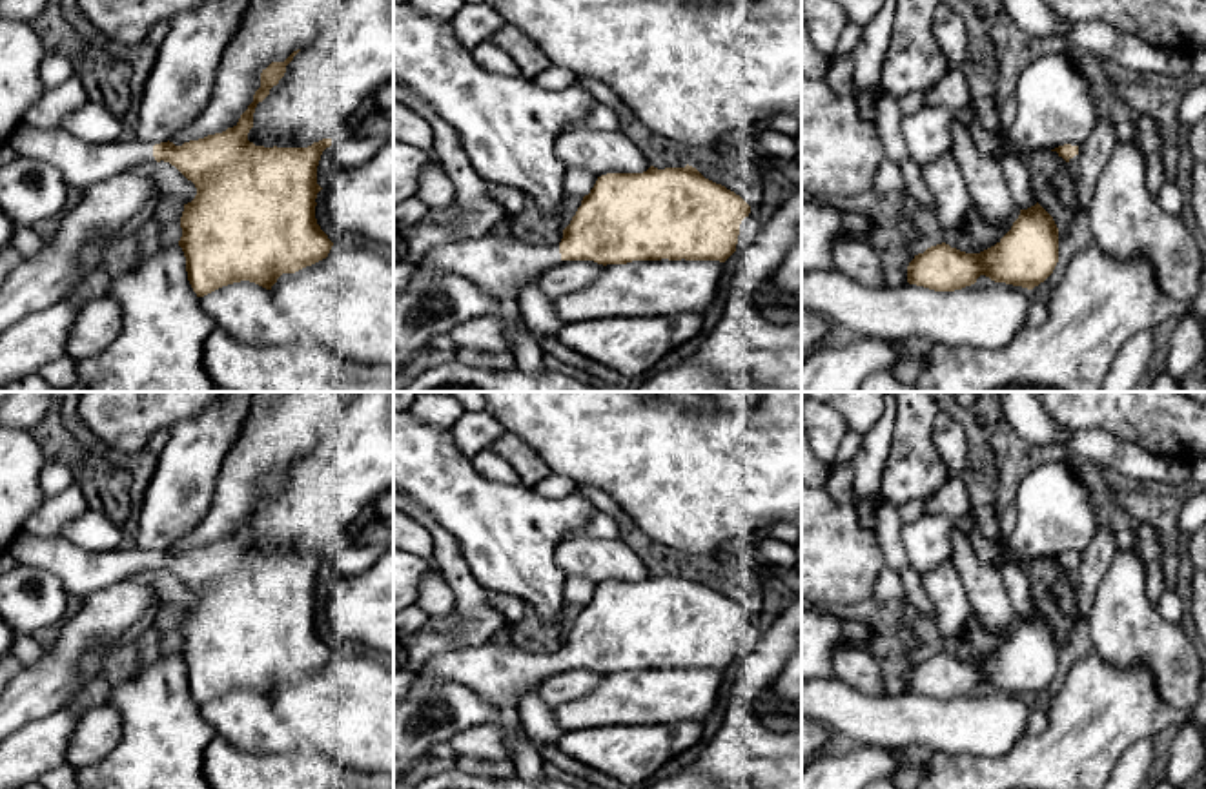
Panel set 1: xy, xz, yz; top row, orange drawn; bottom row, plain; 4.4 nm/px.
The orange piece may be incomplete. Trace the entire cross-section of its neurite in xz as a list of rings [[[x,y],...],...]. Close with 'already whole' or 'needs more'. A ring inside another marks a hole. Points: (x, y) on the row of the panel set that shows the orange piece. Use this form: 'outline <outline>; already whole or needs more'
outline [[[689,164],[665,169],[650,166],[643,173],[598,177],[570,224],[563,230],[557,246],[539,248],[514,237],[488,233],[483,239],[435,246],[419,264],[465,277],[496,301],[496,312],[468,319],[446,335],[457,348],[503,354],[510,352],[512,333],[525,328],[521,292],[543,270],[559,261],[594,261],[603,266],[661,259],[725,262],[736,251],[740,224],[749,213],[751,206],[740,195],[705,179]]]; needs more

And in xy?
outline [[[293,51],[284,62],[271,62],[262,69],[253,102],[239,122],[222,133],[182,146],[169,140],[155,146],[138,140],[91,144],[66,131],[42,131],[20,122],[7,144],[22,157],[53,164],[67,186],[77,190],[86,190],[138,162],[169,162],[197,188],[195,199],[184,204],[179,241],[186,257],[188,281],[197,297],[240,281],[271,290],[282,273],[295,273],[326,259],[333,246],[315,219],[315,199],[322,190],[317,184],[317,166],[322,151],[332,146],[332,138],[322,138],[308,148],[264,148],[248,140],[257,104],[279,84],[286,66],[299,51]]]; needs more

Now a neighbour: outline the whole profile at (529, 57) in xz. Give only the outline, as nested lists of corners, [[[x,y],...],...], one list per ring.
[[[506,22],[490,40],[512,56],[523,78],[536,80],[552,64],[543,49],[514,24]]]

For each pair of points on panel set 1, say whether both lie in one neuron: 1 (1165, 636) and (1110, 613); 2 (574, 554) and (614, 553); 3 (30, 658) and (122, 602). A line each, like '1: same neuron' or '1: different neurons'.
1: same neuron
2: same neuron
3: different neurons

